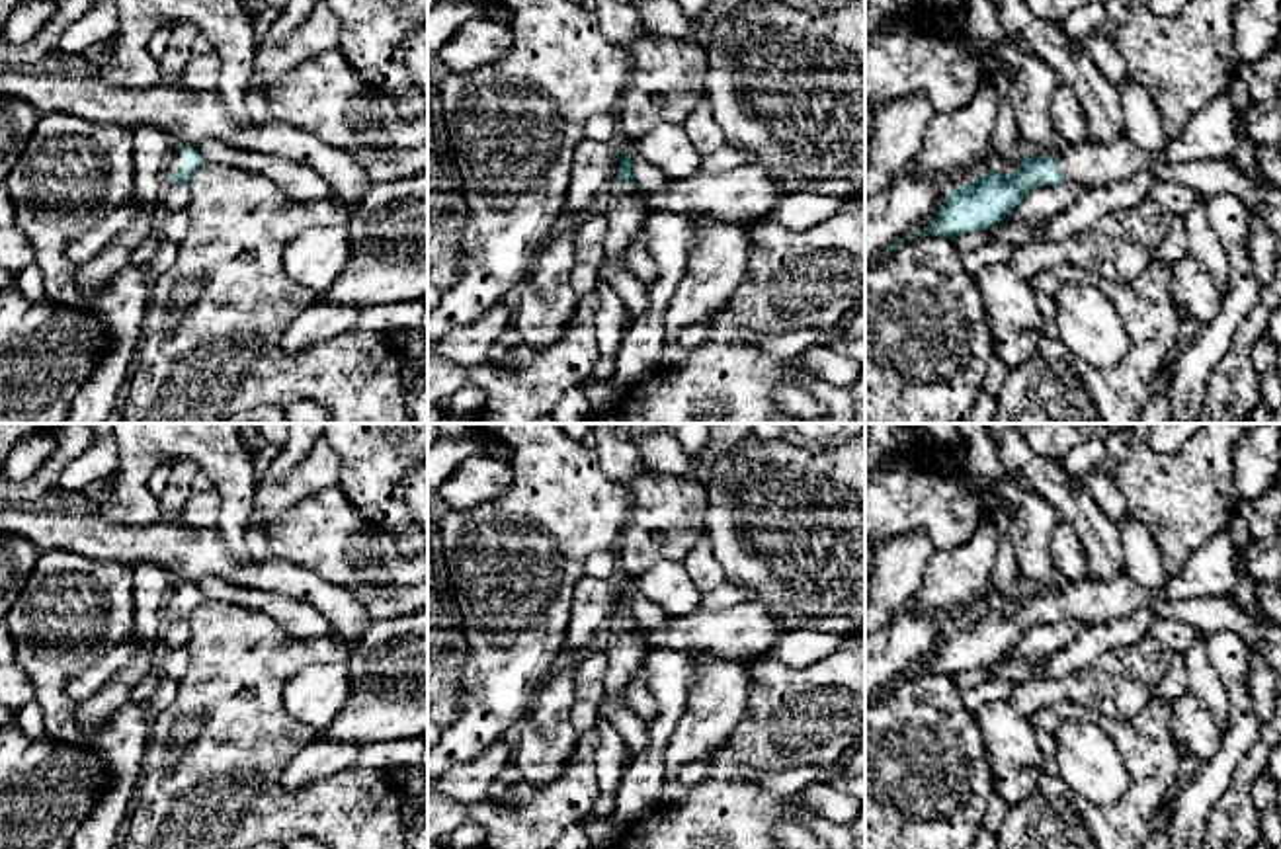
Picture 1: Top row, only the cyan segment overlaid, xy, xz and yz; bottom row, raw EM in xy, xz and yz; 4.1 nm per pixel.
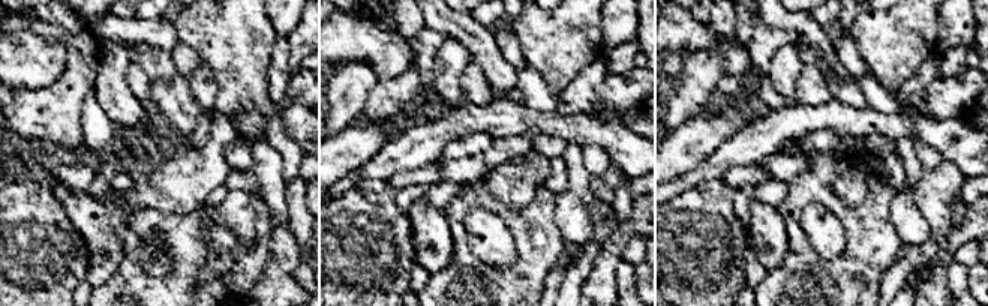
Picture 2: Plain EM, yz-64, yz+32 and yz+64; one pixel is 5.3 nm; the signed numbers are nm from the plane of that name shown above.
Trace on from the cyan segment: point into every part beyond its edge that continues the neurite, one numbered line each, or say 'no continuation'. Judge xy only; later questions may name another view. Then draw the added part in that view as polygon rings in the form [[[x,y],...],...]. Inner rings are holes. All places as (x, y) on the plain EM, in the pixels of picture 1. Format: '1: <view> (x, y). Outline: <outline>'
1: xy (174, 600). Outline: [[[178,580],[168,595],[168,601],[166,601],[166,611],[164,611],[164,619],[170,619],[170,611],[174,607],[182,607],[184,605],[184,599],[180,597],[182,593],[182,587],[184,587],[186,580]]]

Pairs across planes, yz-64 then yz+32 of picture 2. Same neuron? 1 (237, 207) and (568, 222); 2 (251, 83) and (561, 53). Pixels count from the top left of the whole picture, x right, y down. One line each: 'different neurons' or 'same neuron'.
1: same neuron
2: same neuron

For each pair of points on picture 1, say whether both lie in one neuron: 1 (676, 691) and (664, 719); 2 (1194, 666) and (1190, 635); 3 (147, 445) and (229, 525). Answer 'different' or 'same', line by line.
1: same
2: different
3: same

